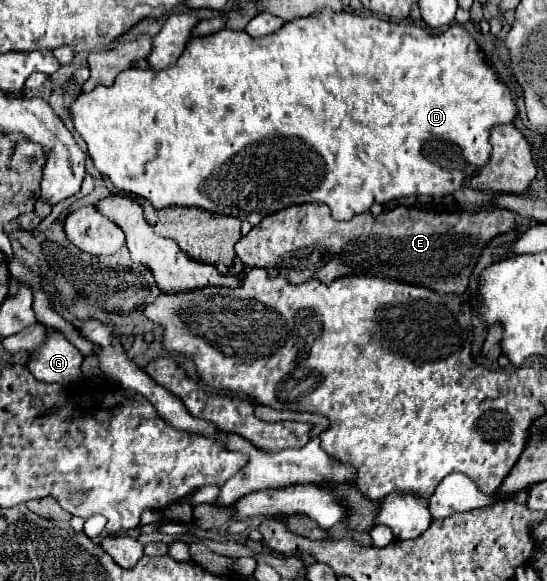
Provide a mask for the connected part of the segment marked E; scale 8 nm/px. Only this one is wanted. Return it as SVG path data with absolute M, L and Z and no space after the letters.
M311 202L263 218L235 244L235 256L245 266L267 270L269 278L283 276L293 284L313 278L327 284L341 276L371 276L427 286L437 294L463 294L485 244L513 228L513 214L501 208L477 214L433 214L397 206L379 216L363 212L349 222L337 222L325 204Z

